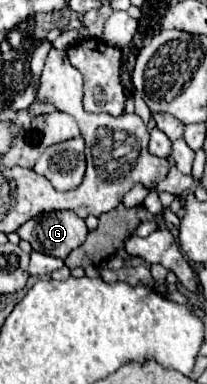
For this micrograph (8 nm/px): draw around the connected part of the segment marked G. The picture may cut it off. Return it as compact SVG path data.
M49 211L49 213L39 213L37 217L33 217L27 223L23 223L17 229L17 235L21 239L29 241L31 247L33 247L33 251L65 259L73 249L77 249L77 247L81 247L85 243L87 227L85 227L85 219L81 219L73 211Z

